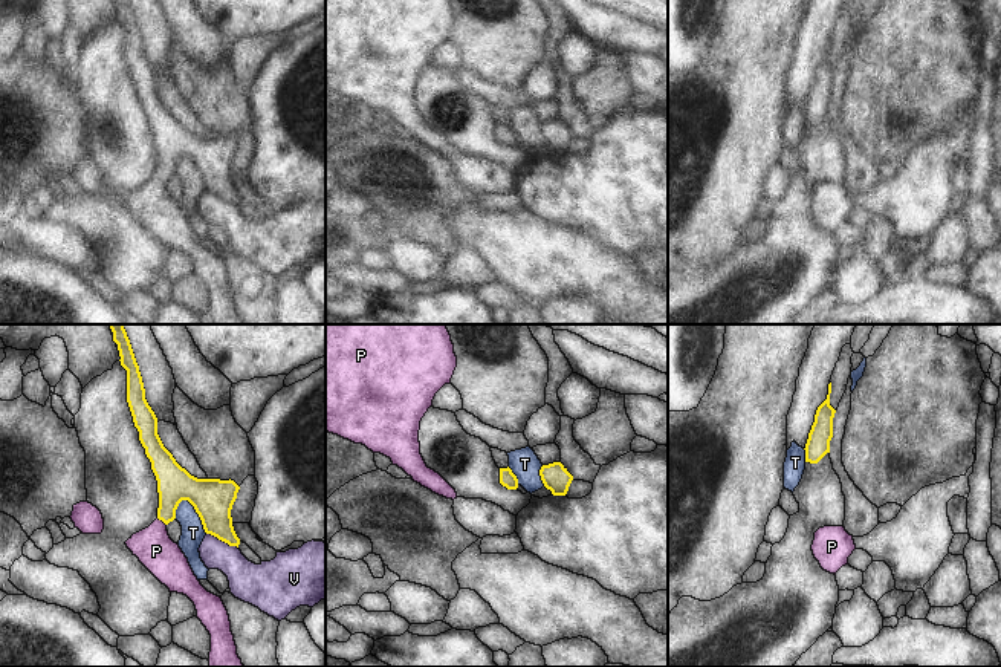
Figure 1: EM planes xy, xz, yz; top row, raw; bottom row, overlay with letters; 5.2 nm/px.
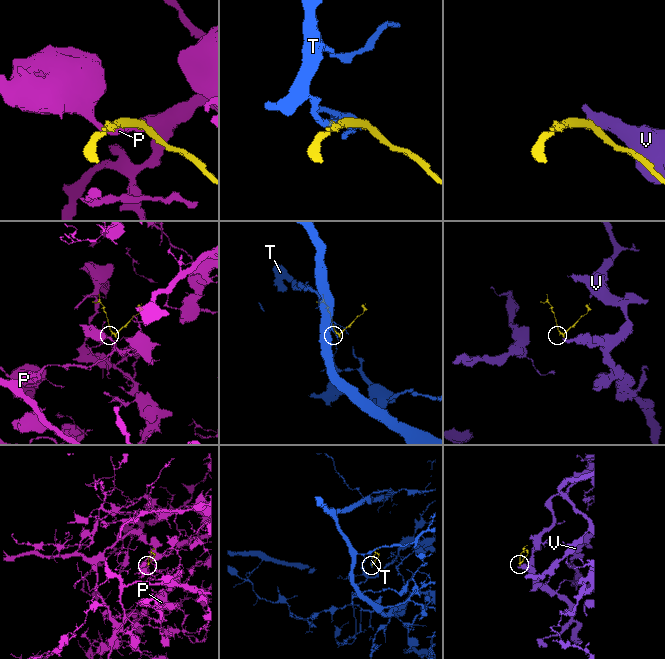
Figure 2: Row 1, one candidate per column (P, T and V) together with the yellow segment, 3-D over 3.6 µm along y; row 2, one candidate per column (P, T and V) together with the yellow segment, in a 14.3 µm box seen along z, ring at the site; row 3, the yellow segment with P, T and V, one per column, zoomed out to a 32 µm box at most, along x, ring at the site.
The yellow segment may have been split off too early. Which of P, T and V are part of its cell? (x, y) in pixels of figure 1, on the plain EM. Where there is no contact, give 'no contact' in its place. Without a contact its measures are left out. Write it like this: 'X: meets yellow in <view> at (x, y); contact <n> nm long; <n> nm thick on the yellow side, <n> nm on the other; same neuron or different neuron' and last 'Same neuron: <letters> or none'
P: meets yellow in xy at (162, 178); contact 60 nm long; 190 nm thick on the yellow side, 200 nm on the other; same neuron
T: meets yellow in xy at (197, 170); contact 220 nm long; 220 nm thick on the yellow side, 120 nm on the other; different neuron
V: meets yellow in xy at (222, 198); contact 190 nm long; 220 nm thick on the yellow side, 190 nm on the other; different neuron
Same neuron: P

